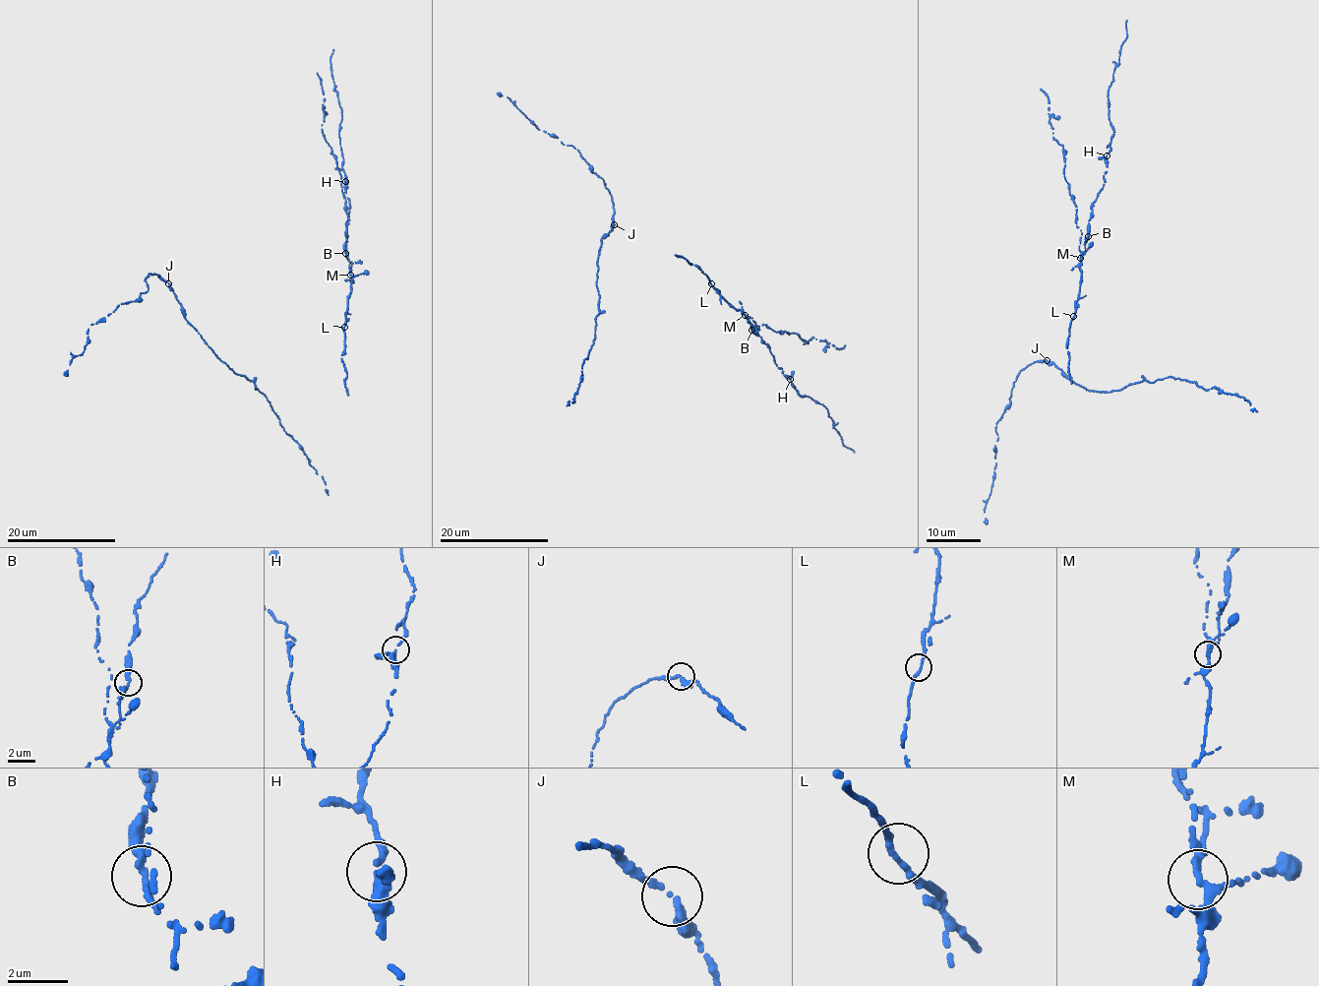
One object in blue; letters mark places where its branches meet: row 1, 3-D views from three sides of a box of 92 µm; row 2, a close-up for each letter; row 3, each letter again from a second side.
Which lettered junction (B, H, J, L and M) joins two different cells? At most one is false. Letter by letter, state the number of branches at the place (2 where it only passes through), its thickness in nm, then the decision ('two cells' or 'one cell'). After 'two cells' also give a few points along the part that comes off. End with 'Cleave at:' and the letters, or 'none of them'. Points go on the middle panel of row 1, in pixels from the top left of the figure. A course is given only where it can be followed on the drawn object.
B: branches 2; calibre 200 nm; one cell
H: branches 3; calibre 220 nm; one cell
J: branches 3; calibre 240 nm; one cell
L: branches 2; calibre 200 nm; one cell
M: branches 3; calibre 220 nm; one cell
Cleave at: none of them

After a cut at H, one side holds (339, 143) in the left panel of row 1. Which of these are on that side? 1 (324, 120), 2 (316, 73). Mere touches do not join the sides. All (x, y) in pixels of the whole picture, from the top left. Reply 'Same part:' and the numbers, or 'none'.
Same part: none

